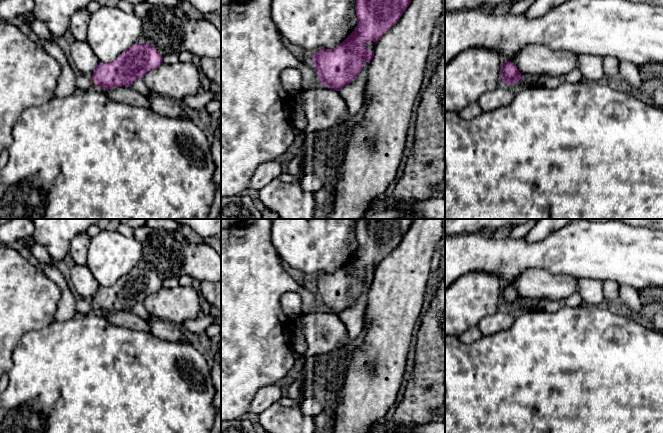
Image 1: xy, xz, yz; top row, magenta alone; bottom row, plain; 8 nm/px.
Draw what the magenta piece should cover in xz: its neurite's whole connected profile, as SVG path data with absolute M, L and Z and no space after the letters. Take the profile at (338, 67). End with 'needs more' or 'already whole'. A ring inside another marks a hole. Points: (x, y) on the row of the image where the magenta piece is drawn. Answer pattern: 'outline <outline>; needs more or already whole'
outline M356 0L355 9L358 23L354 31L336 48L322 49L315 52L313 55L312 64L317 70L321 84L339 91L344 86L353 82L361 72L365 62L368 60L370 63L374 56L374 50L370 52L366 48L366 45L371 41L377 43L387 33L387 31L399 21L410 2L411 0Z; already whole

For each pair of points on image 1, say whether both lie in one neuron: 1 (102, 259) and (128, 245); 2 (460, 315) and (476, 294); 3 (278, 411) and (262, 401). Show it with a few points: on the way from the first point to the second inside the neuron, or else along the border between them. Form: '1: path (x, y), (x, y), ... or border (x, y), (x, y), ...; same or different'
1: path (108, 258), (122, 251); same
2: path (460, 310), (471, 299); same
3: border (276, 403), (257, 414); different

